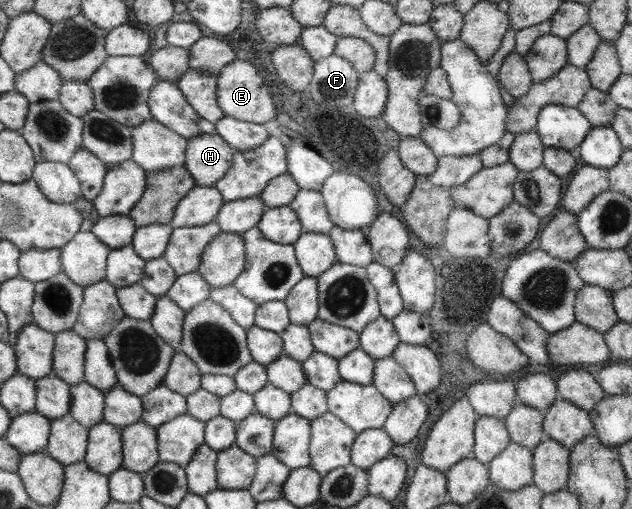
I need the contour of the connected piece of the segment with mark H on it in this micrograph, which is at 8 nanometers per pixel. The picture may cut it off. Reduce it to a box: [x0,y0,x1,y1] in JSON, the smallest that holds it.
[185,134,235,186]

